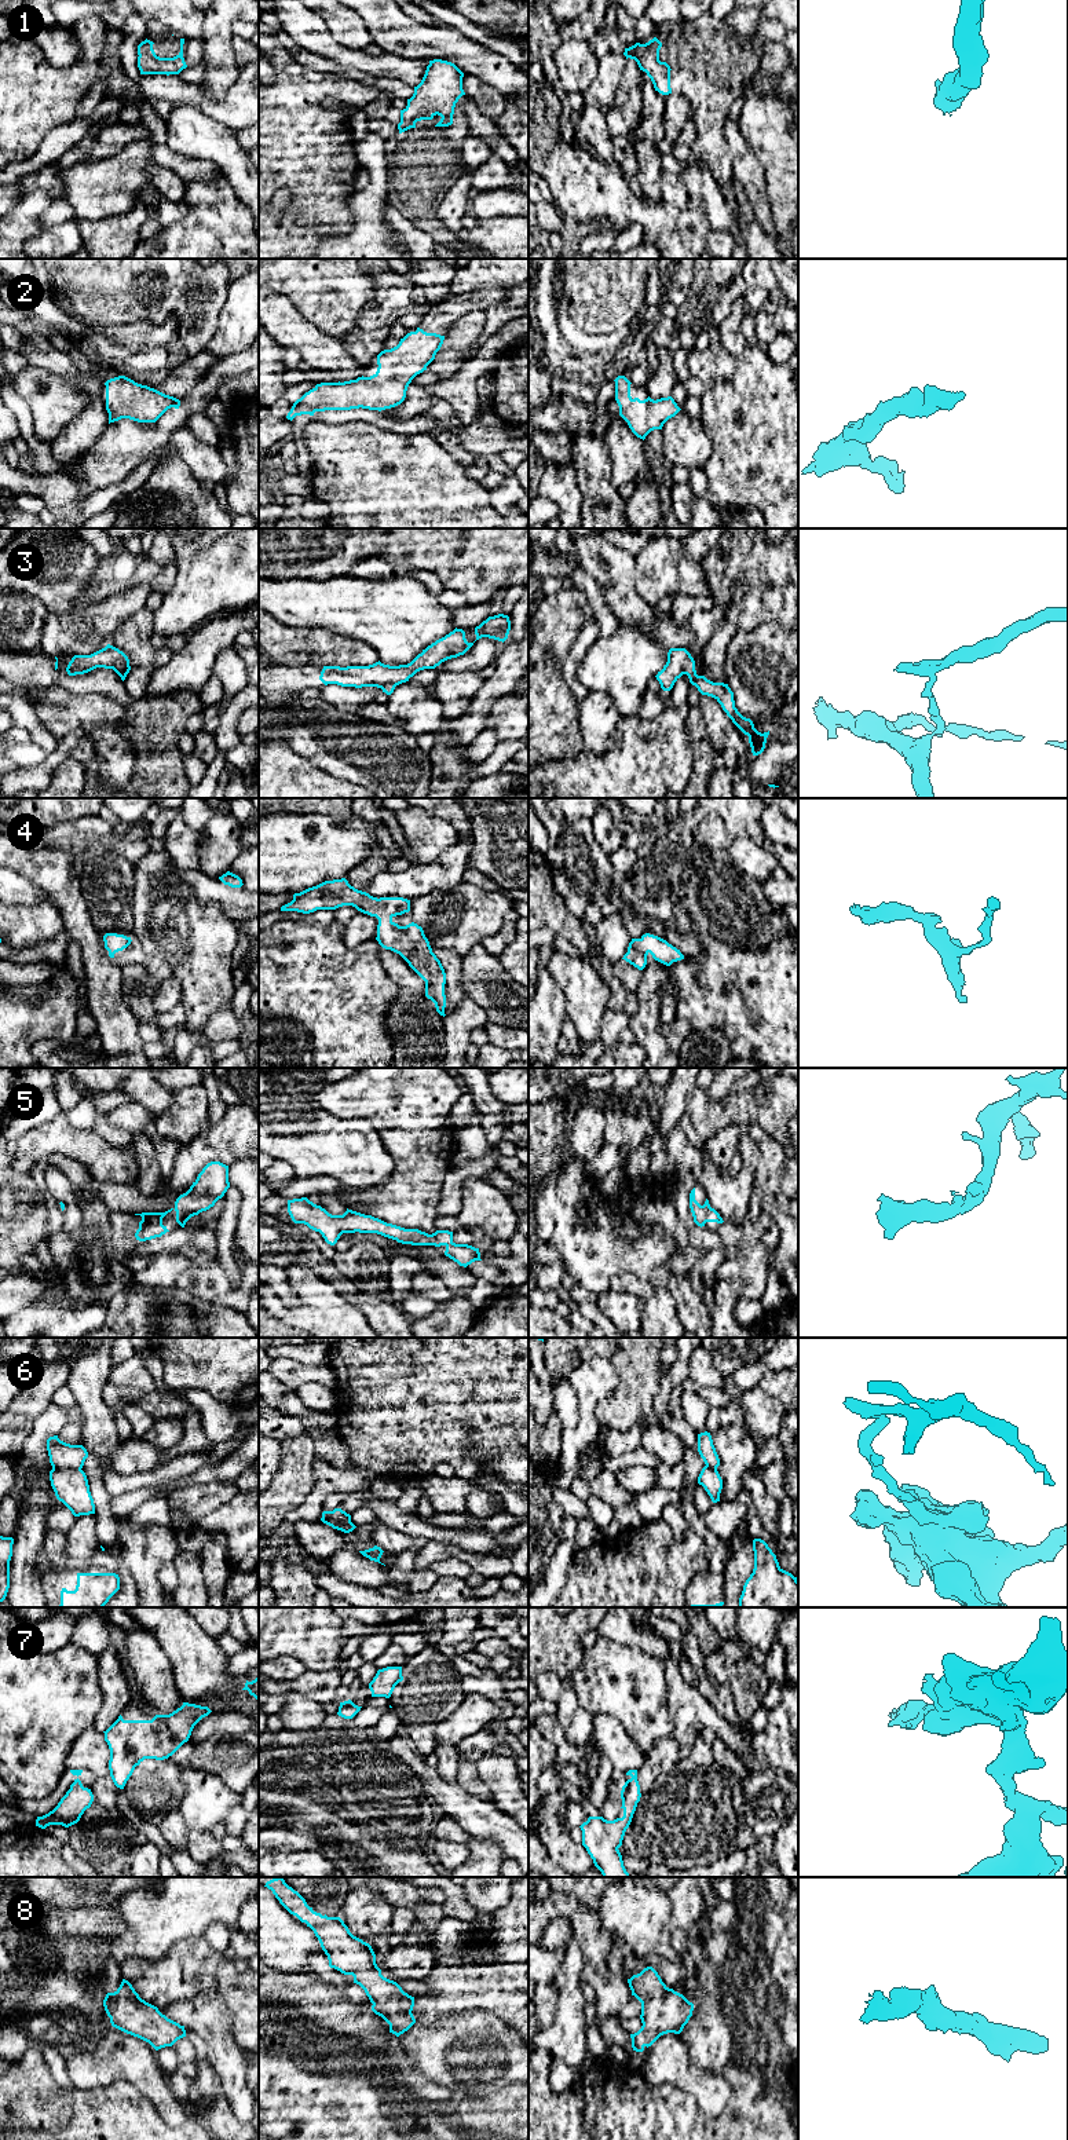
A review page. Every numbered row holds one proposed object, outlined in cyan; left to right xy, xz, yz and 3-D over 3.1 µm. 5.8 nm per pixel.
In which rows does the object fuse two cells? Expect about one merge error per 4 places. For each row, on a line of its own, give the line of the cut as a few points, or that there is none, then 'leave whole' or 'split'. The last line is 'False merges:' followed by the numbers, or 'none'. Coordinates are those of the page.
1: no cut | leave whole
2: no cut | leave whole
3: xy (114, 666), (124, 665), (130, 669) | split
4: no cut | leave whole
5: no cut | leave whole
6: xy (52, 1466), (77, 1467), (80, 1470) | split
7: no cut | leave whole
8: no cut | leave whole
False merges: 3, 6

